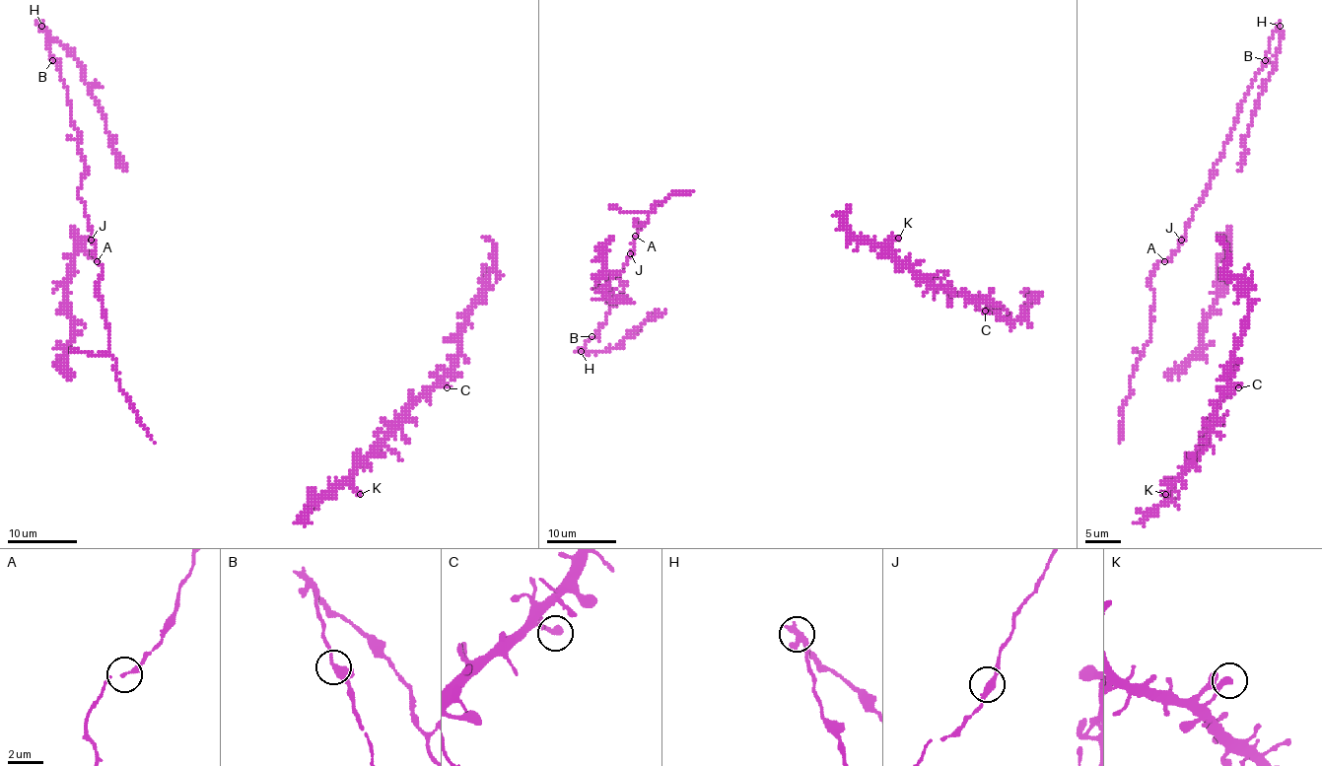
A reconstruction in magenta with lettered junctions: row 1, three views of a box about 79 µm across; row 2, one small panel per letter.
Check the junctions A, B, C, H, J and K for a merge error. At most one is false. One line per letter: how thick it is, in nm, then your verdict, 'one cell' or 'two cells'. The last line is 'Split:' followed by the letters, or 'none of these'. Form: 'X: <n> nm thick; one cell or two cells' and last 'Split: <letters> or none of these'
A: 180 nm thick; one cell
B: 340 nm thick; one cell
C: 400 nm thick; one cell
H: 320 nm thick; two cells
J: 300 nm thick; one cell
K: 400 nm thick; one cell
Split: H

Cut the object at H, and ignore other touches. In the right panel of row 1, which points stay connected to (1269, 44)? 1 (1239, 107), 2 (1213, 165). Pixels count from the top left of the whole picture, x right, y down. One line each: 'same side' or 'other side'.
1: same side
2: same side

